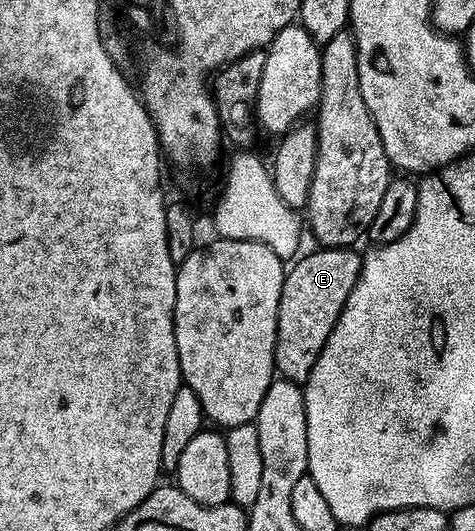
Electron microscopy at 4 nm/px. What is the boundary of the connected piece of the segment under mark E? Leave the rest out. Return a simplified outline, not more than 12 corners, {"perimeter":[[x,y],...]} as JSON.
{"perimeter":[[320,247],[287,270],[274,363],[303,383],[360,277],[361,254]]}

